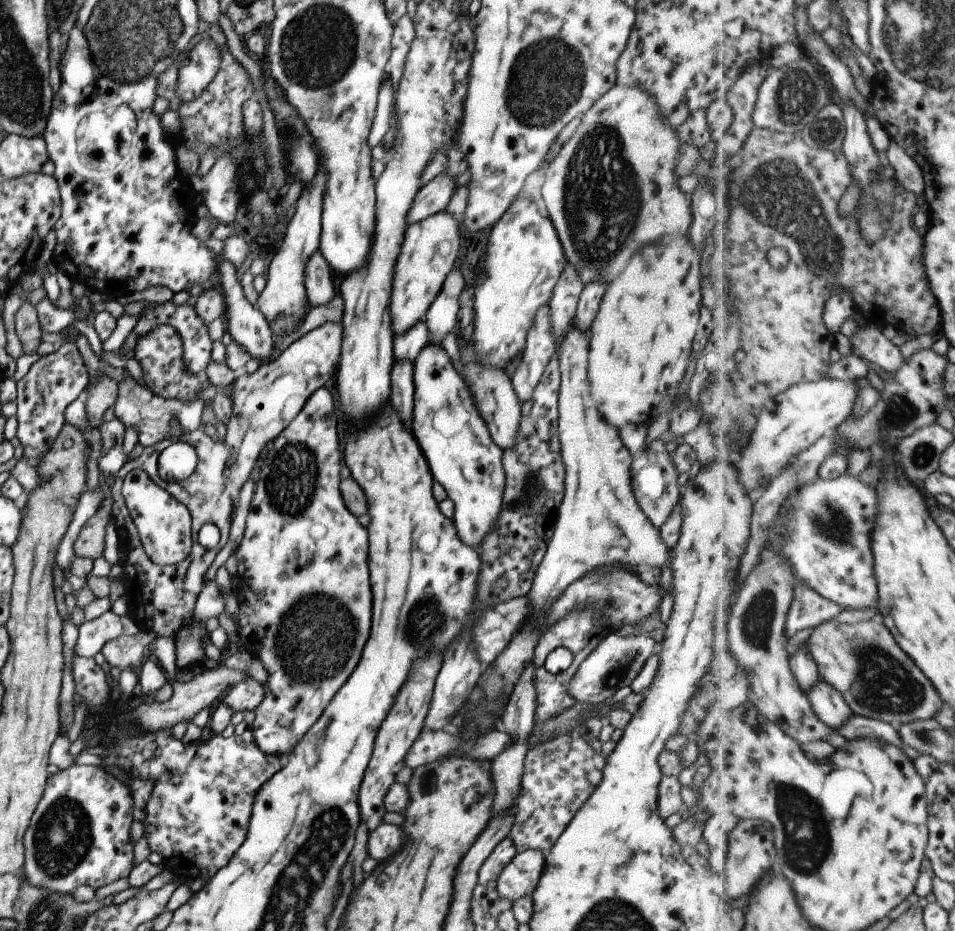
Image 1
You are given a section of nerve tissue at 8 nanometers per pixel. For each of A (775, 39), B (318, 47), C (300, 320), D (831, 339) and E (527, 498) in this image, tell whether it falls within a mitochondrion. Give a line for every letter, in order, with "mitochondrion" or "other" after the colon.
A: other
B: mitochondrion
C: other
D: other
E: mitochondrion

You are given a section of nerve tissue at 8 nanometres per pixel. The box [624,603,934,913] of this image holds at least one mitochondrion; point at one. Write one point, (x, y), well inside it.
(881, 684)

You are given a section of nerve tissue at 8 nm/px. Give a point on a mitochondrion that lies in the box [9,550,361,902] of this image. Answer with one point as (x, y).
(64, 836)

